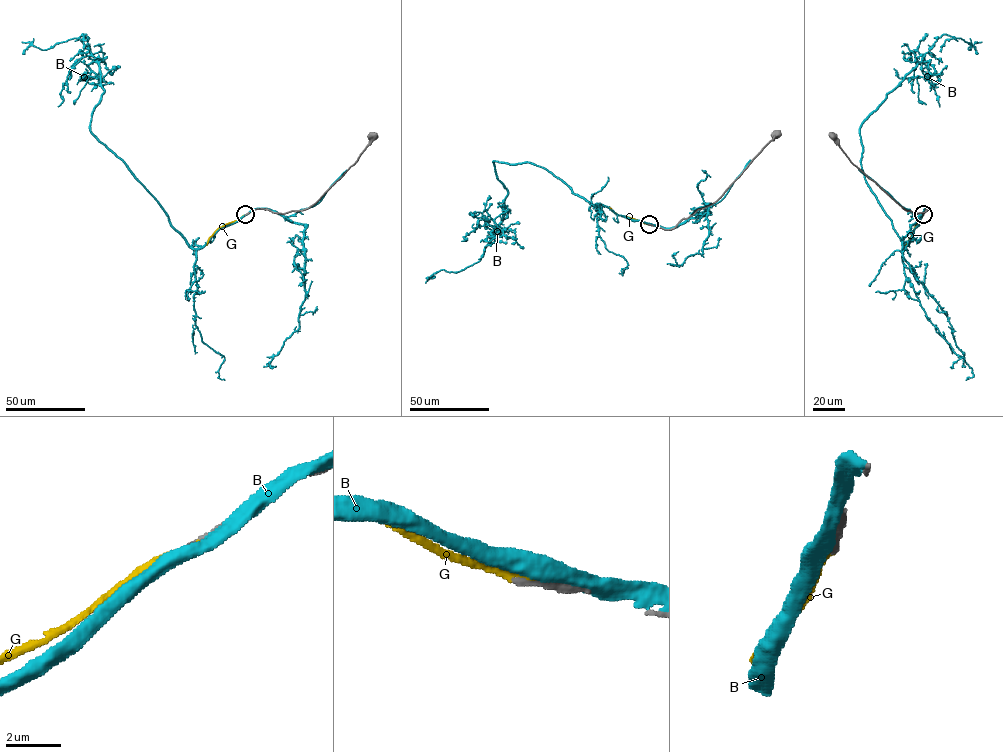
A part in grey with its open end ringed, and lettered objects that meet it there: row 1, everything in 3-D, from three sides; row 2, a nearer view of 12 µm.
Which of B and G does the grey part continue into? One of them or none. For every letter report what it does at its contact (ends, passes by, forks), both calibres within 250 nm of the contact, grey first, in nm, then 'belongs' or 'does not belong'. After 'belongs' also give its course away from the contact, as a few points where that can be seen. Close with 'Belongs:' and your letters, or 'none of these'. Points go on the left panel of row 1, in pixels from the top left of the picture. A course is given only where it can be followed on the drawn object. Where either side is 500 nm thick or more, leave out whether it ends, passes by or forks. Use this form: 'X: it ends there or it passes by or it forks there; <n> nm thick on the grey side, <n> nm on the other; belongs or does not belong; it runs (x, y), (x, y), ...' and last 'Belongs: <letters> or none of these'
B: 260 nm thick on the grey side, 500 nm on the other; does not belong
G: it ends there; 320 nm thick on the grey side, 200 nm on the other; belongs; it runs (245, 214), (219, 227), (206, 245)
Belongs: G

